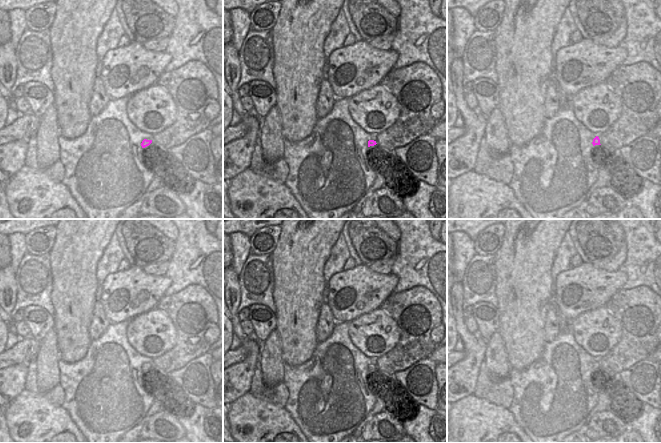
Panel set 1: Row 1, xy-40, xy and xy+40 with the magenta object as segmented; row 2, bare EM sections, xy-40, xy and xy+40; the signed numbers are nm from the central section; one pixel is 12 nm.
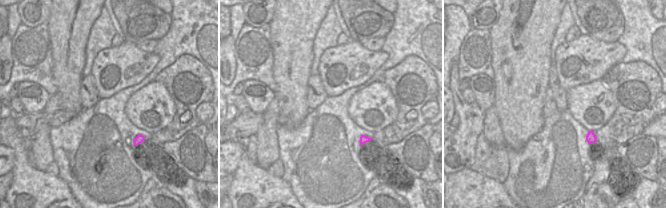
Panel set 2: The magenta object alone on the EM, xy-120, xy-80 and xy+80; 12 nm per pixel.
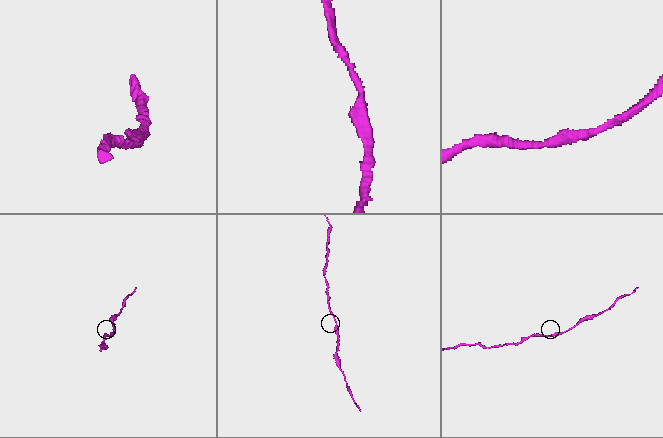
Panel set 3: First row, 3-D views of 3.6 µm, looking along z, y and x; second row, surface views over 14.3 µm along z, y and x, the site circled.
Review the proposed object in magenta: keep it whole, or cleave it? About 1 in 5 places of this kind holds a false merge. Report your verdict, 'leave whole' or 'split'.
leave whole

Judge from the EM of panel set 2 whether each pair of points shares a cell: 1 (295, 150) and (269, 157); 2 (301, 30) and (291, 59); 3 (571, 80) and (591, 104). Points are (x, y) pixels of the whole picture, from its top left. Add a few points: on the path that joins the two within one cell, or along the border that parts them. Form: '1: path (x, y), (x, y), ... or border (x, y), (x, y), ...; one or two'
1: border (276, 131), (279, 158); two
2: path (294, 37), (292, 39), (292, 52); one
3: border (598, 78), (575, 85), (568, 90); two

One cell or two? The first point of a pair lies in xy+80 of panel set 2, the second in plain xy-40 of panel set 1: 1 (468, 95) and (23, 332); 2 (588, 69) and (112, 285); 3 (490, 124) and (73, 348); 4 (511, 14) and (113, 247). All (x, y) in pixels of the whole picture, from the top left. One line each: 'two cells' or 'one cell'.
1: one cell
2: one cell
3: two cells
4: two cells

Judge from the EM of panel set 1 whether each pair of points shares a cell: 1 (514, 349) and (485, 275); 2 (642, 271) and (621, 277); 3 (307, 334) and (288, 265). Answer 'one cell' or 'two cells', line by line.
1: two cells
2: two cells
3: one cell

